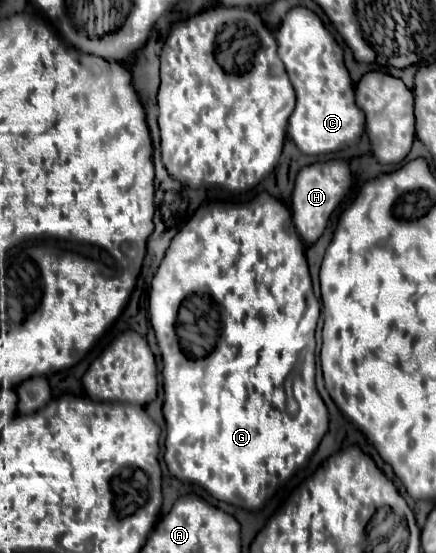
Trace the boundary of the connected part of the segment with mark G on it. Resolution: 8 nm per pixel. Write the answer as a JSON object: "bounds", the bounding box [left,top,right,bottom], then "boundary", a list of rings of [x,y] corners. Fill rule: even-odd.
{"bounds":[149,193,327,511],"boundary":[[[269,193],[257,195],[249,203],[239,205],[203,205],[195,211],[193,219],[175,235],[171,241],[171,247],[167,249],[159,269],[155,271],[151,293],[149,293],[149,315],[151,315],[151,327],[155,331],[161,355],[163,355],[163,389],[165,389],[165,405],[163,415],[167,423],[167,441],[165,441],[165,463],[173,477],[177,477],[183,483],[199,485],[203,487],[211,497],[221,499],[229,505],[257,511],[265,507],[265,501],[269,499],[269,483],[279,481],[279,477],[291,477],[301,467],[309,463],[313,453],[319,447],[319,441],[327,433],[327,407],[323,399],[317,393],[315,387],[315,331],[319,323],[321,303],[313,293],[309,267],[305,259],[305,245],[301,237],[297,235],[291,211],[271,197]],[[293,399],[295,411],[289,411],[287,401]]]}

